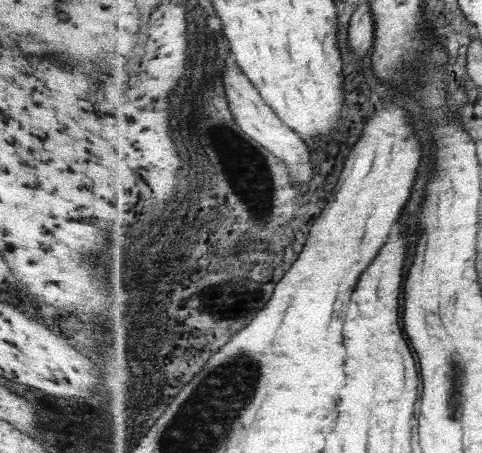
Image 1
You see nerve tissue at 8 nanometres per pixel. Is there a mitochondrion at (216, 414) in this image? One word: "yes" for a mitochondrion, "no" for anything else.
yes

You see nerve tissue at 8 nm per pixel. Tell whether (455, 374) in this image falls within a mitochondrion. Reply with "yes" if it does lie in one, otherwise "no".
yes

